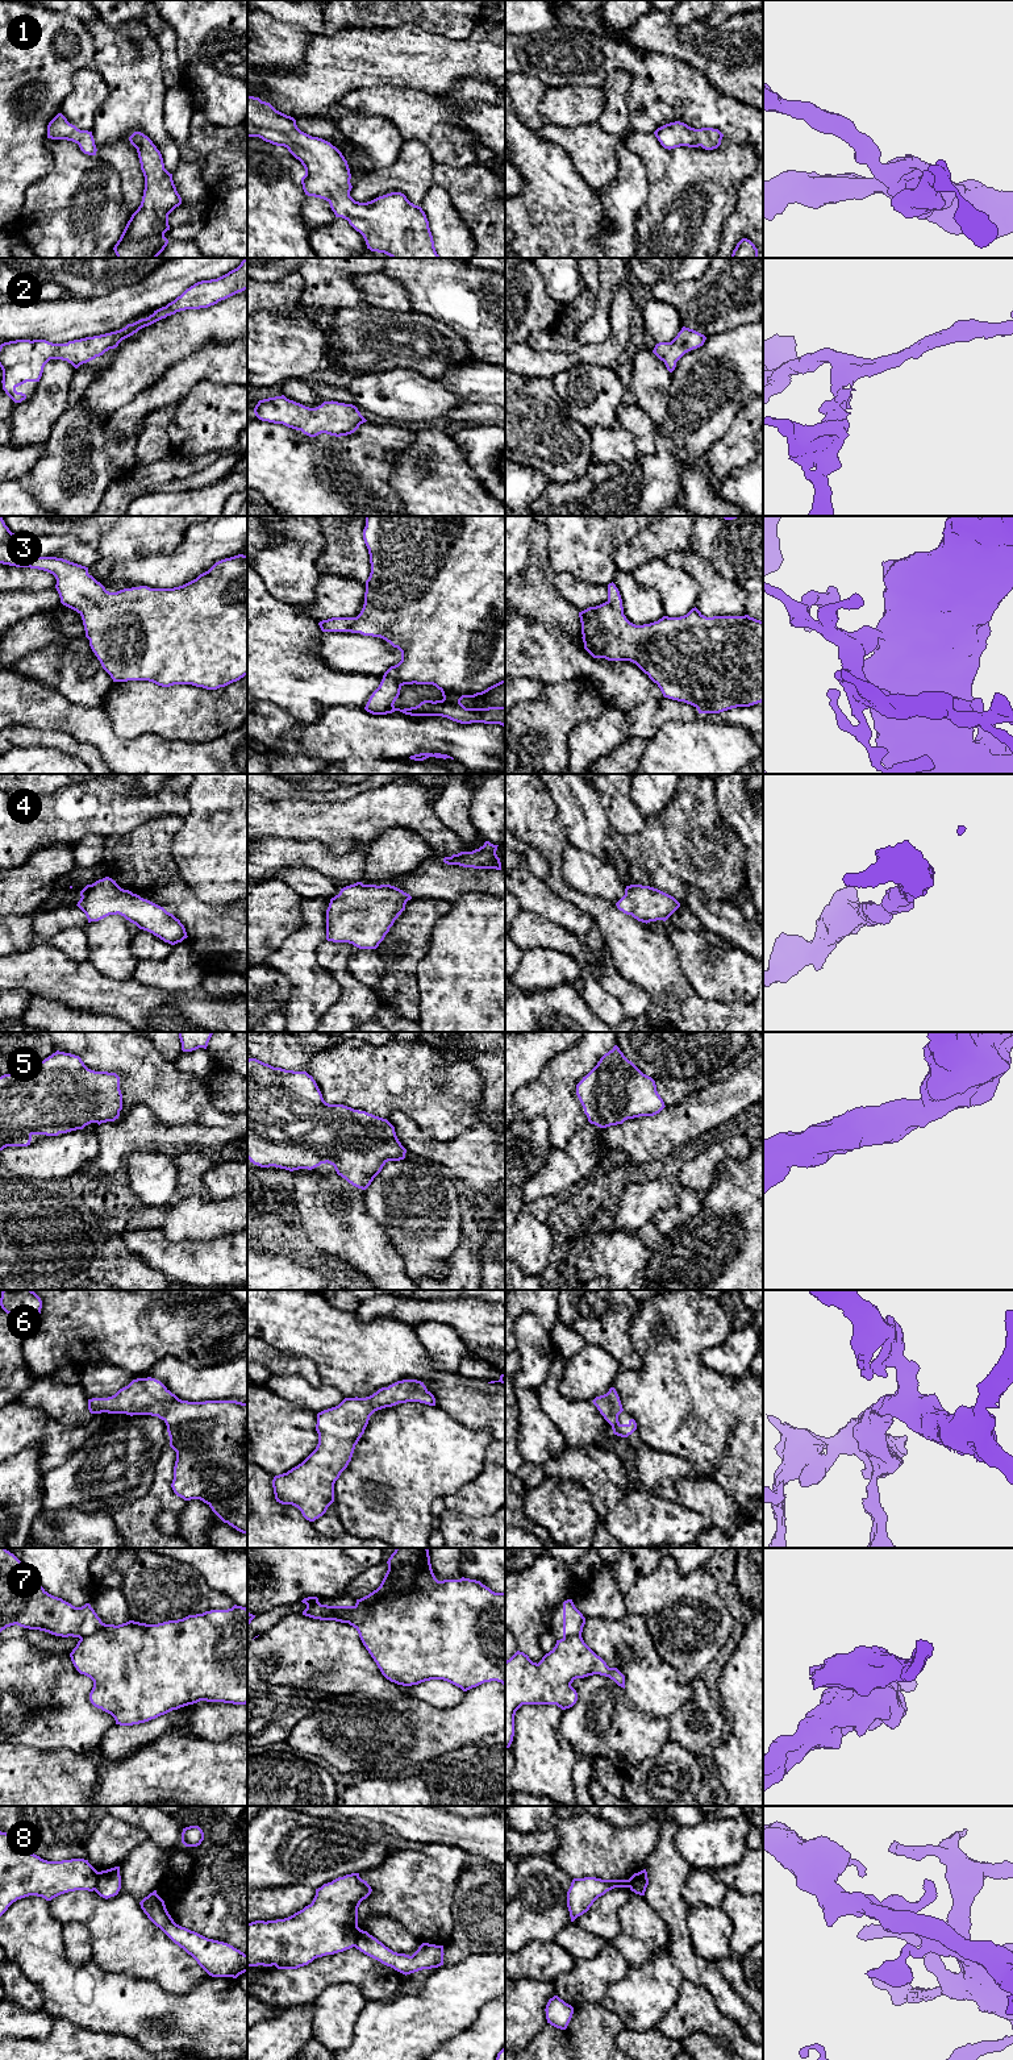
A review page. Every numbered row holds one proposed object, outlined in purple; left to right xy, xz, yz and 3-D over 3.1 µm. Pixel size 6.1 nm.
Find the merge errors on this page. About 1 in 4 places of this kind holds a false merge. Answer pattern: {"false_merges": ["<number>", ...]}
{"false_merges": ["7", "8"]}

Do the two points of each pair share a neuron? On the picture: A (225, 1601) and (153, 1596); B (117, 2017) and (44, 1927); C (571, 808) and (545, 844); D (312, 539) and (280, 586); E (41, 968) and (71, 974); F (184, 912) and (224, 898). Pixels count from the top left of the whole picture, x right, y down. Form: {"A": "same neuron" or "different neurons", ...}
{"A": "same neuron", "B": "same neuron", "C": "different neurons", "D": "same neuron", "E": "same neuron", "F": "different neurons"}

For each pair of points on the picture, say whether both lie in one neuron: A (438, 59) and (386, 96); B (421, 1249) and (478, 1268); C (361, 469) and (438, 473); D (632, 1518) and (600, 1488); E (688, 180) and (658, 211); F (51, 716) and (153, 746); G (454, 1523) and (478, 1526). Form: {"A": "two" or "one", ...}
{"A": "two", "B": "two", "C": "two", "D": "two", "E": "one", "F": "one", "G": "one"}

